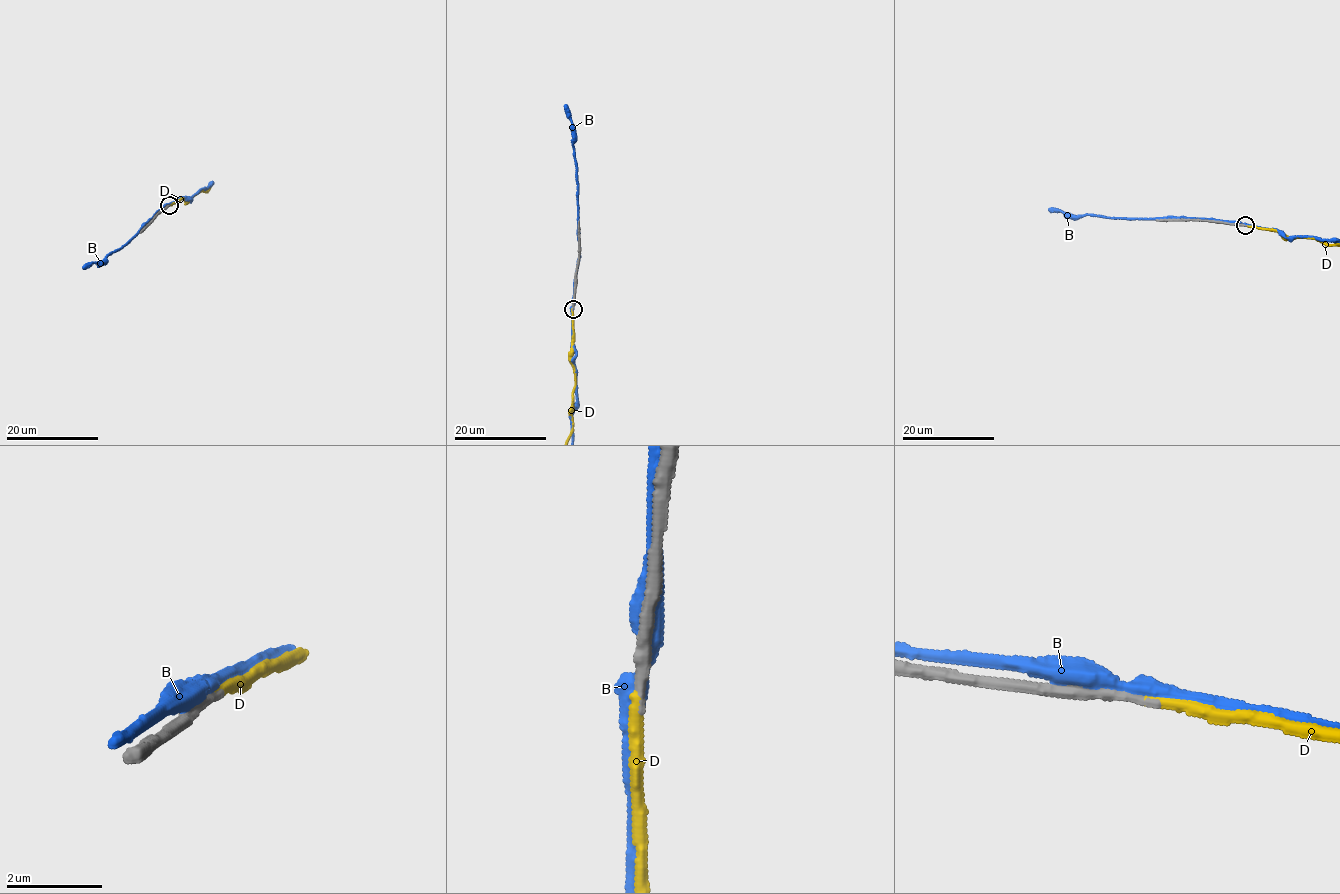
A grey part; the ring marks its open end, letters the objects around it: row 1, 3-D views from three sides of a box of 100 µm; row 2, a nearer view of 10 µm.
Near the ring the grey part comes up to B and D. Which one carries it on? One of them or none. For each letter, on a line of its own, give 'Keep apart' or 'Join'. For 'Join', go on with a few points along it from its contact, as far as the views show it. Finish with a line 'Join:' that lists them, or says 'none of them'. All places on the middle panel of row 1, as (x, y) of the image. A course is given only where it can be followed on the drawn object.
B: Keep apart
D: Join
Join: D

